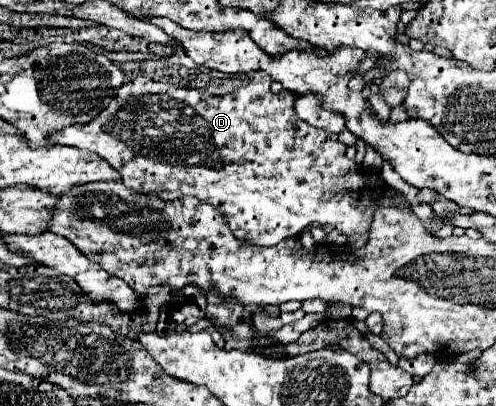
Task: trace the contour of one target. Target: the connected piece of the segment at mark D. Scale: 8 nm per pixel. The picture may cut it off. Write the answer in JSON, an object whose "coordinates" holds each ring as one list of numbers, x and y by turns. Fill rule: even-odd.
{"coordinates":[[261,71,255,73,245,87,223,97,213,97,199,89,179,89,171,83,137,75,123,81,115,99,111,99,111,103,91,123,63,127,63,131,51,133,49,141,97,153,117,169,123,183,137,193,157,195,165,201,195,195,197,199,211,203,219,209,239,239,259,247,281,243,313,225,339,229,347,237,367,235,379,201,389,193,399,205,409,207,401,193,391,191,379,179,377,171,363,171,355,161,347,159,345,147,339,143,335,133,315,129,301,121,293,111,295,99,297,95,291,91,273,93,271,77],[353,181,367,183,363,183,359,191,349,191]]}

